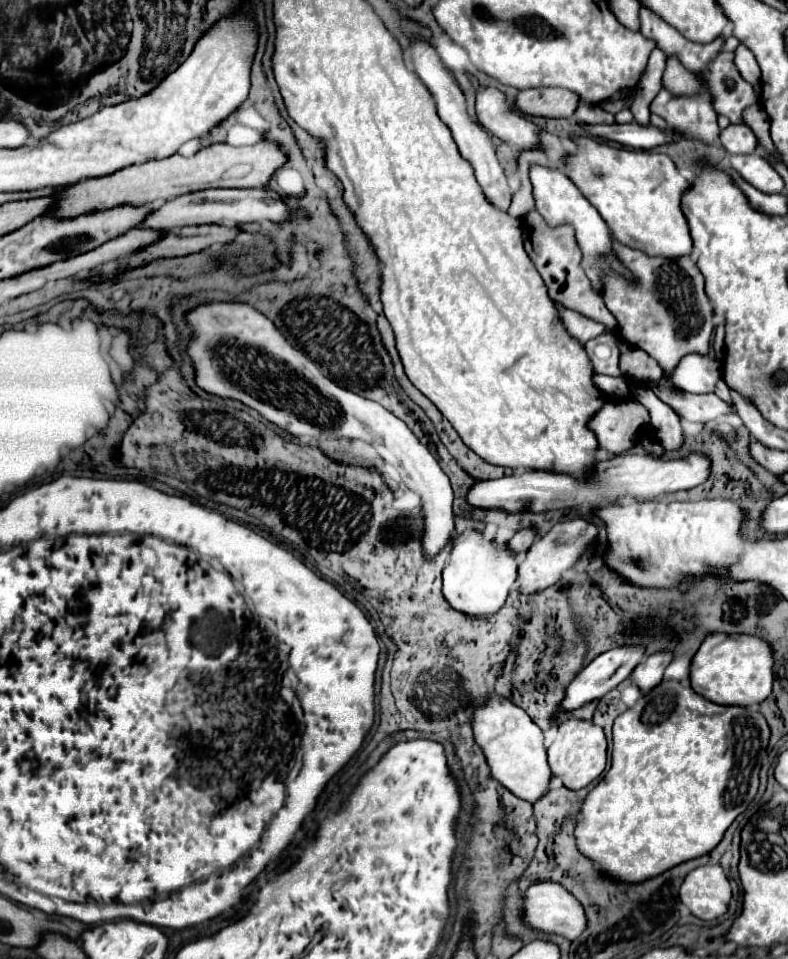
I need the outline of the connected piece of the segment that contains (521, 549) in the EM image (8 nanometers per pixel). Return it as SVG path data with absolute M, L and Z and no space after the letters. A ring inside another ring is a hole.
M521 529L521 531L517 531L515 535L513 535L513 539L509 541L509 551L513 551L513 553L517 553L517 555L523 555L531 545L533 545L533 541L535 541L535 531L533 529Z

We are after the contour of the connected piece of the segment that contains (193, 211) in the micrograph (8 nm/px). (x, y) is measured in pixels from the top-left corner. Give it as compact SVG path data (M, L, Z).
M205 189L181 195L177 199L171 199L163 203L161 207L153 209L141 227L157 229L157 231L169 231L179 229L187 225L205 225L205 223L219 223L221 219L229 219L231 223L249 223L249 221L273 221L279 223L283 219L289 219L287 205L279 199L275 191L265 189Z

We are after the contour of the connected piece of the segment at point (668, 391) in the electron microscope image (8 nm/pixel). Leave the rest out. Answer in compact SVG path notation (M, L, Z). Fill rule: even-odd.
M659 379L651 385L655 395L667 403L683 421L695 421L695 423L707 423L713 421L719 415L725 415L731 411L731 407L721 401L715 393L707 395L693 395L687 391L677 391L669 381Z

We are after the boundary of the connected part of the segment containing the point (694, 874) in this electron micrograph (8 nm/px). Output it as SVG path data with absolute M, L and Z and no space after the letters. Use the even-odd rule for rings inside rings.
M703 865L693 869L679 891L681 903L699 919L711 921L727 911L731 885L721 865Z

